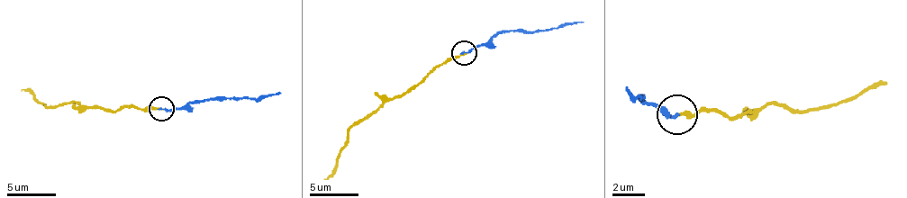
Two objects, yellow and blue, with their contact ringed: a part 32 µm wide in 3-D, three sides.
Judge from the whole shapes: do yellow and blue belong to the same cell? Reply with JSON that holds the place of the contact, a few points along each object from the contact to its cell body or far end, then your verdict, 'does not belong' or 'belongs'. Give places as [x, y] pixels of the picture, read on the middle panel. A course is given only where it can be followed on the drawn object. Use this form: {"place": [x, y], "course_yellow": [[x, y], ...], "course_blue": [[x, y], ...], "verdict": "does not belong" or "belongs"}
{"place": [464, 52], "course_yellow": [[465, 53], [435, 65], [416, 85], [359, 119], [350, 129], [348, 143], [333, 172], [323, 179]], "course_blue": [[465, 53], [506, 31], [548, 31], [584, 22]], "verdict": "belongs"}

